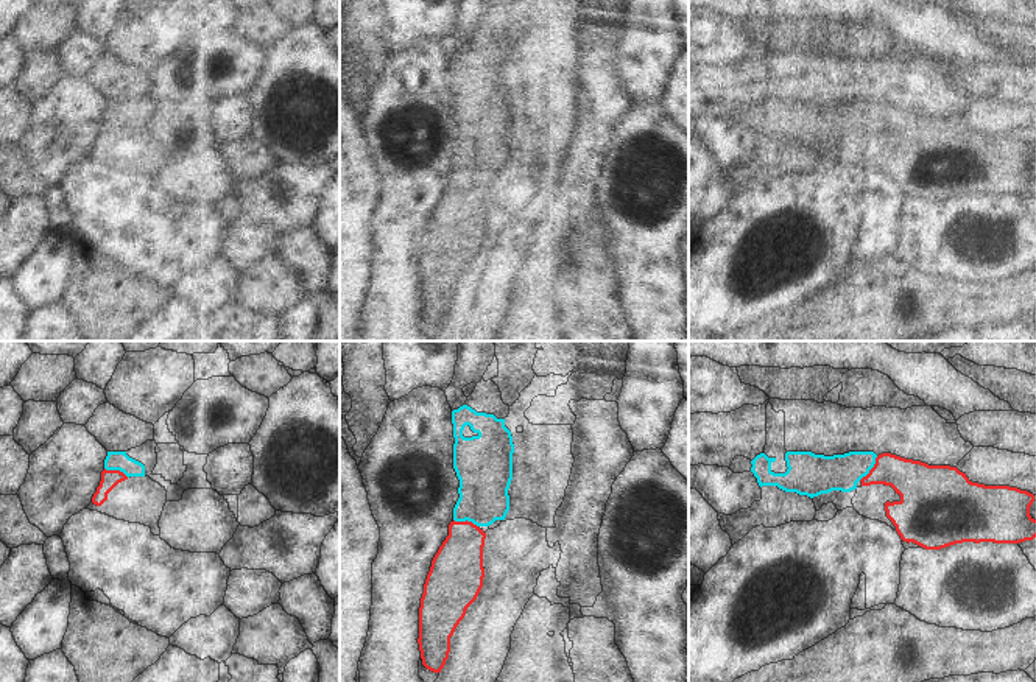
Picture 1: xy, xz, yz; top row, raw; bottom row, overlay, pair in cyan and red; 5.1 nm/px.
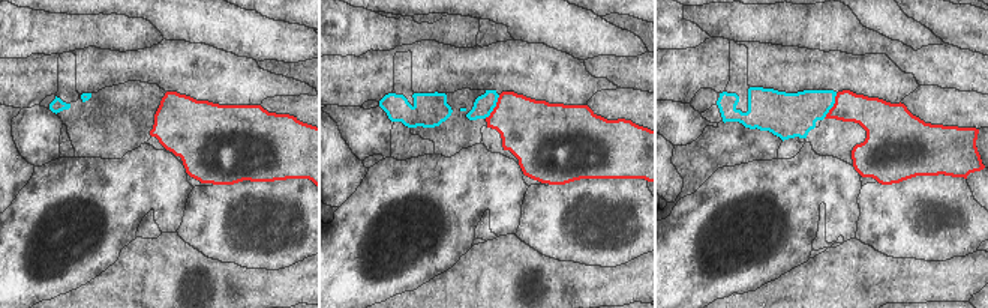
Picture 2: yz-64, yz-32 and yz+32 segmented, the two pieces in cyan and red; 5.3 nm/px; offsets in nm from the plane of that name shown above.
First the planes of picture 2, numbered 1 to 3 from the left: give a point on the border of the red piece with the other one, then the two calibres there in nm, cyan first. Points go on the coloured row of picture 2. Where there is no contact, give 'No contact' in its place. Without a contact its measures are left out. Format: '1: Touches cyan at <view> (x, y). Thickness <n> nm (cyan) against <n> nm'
1: No contact
2: Touches cyan at yz-32 (495, 105). Thickness 110 nm (cyan) against 340 nm
3: Touches cyan at yz+32 (832, 105). Thickness 240 nm (cyan) against 190 nm

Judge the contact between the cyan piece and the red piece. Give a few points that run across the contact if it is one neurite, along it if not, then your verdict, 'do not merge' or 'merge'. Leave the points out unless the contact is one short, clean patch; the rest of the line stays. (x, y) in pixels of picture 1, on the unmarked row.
yz (840, 123), (851, 119), (871, 119), (899, 123), (916, 134) | merge

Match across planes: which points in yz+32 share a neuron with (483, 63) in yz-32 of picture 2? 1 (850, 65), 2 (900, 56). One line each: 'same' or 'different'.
1: same
2: different

